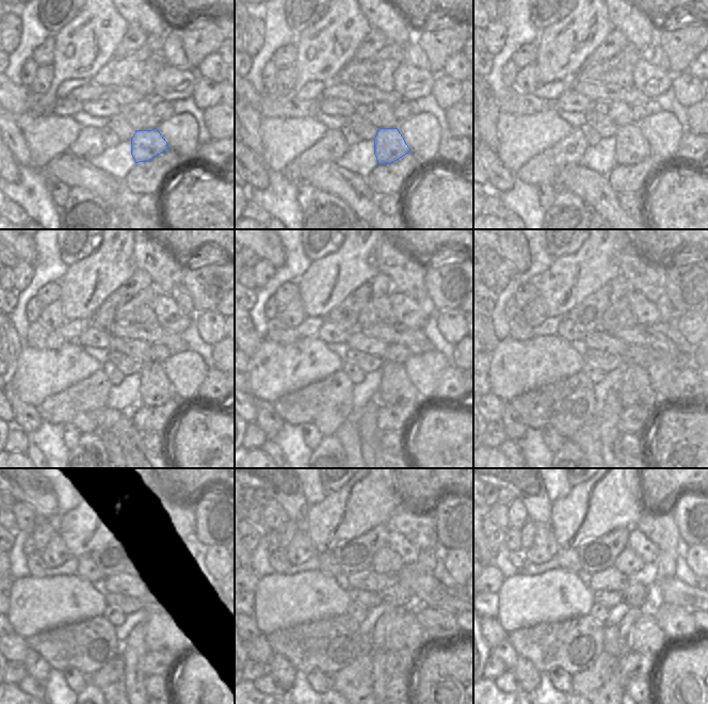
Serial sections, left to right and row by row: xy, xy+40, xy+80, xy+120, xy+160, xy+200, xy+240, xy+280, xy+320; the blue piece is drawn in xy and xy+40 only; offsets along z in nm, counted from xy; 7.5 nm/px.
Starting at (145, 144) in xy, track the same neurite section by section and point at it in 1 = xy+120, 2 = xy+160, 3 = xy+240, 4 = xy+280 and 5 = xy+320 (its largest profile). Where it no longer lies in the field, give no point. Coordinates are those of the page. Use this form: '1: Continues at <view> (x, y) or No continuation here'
1: Continues at xy+120 (155, 388)
2: Continues at xy+160 (396, 388)
3: Continues at xy+240 (162, 630)
4: Continues at xy+280 (405, 634)
5: Continues at xy+320 (647, 638).

